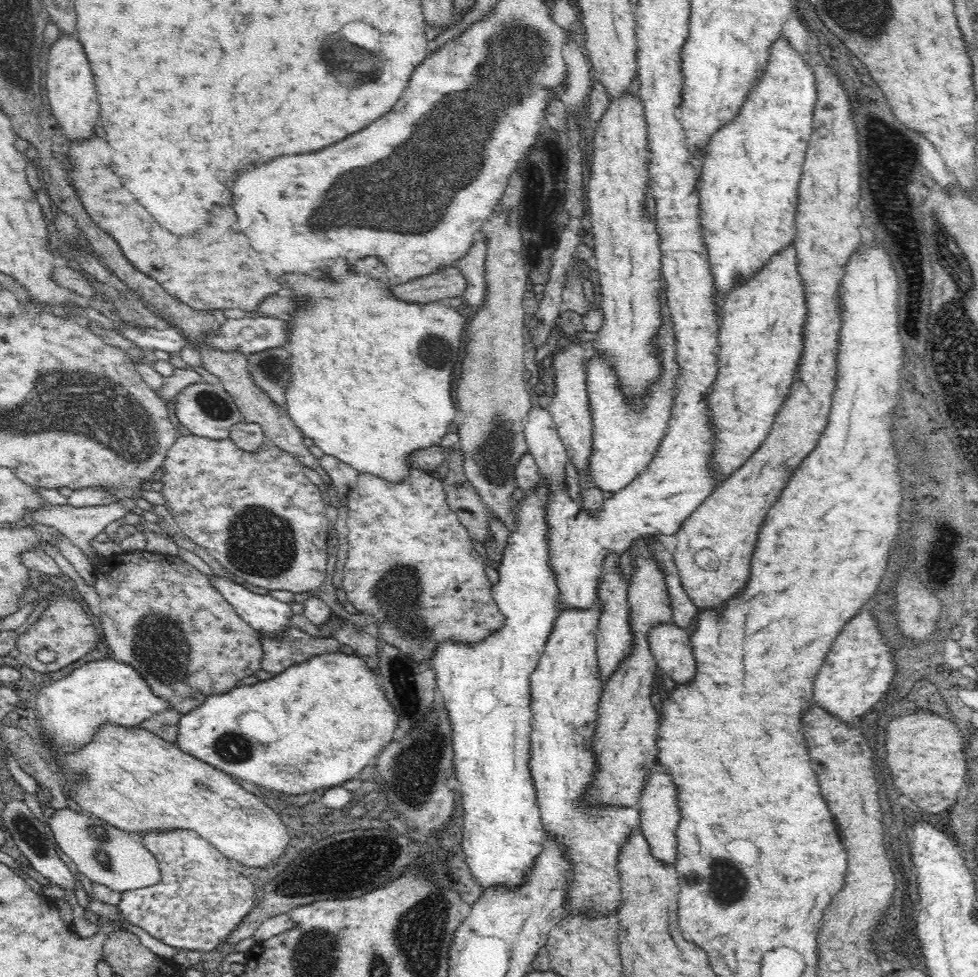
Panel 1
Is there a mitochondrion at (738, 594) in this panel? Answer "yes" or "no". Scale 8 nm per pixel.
no

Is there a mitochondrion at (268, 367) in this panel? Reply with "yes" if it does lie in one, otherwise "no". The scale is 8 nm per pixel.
yes

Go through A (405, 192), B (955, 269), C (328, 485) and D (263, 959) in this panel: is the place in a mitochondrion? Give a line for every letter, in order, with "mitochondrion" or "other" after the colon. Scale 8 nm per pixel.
A: mitochondrion
B: mitochondrion
C: other
D: other

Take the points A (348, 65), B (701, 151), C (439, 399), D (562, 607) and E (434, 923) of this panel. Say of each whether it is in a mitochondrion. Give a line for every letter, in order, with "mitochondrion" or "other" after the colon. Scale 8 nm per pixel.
A: mitochondrion
B: other
C: other
D: other
E: mitochondrion

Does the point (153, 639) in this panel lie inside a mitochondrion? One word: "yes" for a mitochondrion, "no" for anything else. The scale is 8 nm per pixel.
yes

